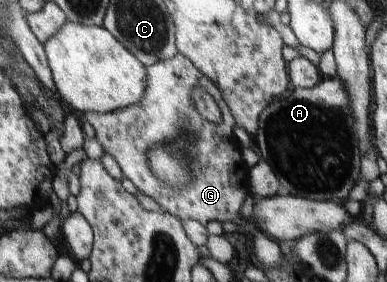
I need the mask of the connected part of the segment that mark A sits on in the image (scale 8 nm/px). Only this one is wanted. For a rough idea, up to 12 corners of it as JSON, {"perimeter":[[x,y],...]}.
{"perimeter":[[336,75],[292,88],[254,139],[281,192],[345,202],[362,177]]}

